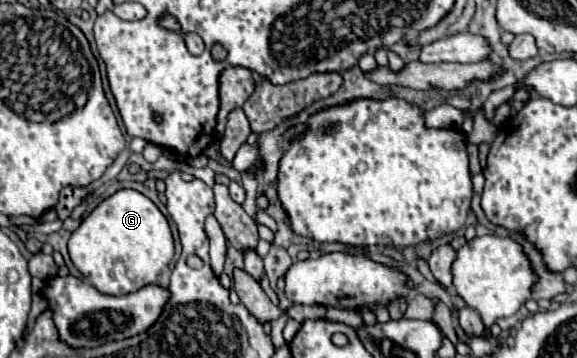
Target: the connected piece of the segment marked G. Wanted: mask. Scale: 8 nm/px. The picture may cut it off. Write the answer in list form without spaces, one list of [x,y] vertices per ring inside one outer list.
[[[121,189],[115,195],[107,197],[99,207],[95,207],[91,215],[85,217],[83,223],[73,231],[69,239],[69,255],[79,273],[97,291],[105,295],[125,295],[157,281],[159,273],[173,259],[173,237],[165,215],[157,209],[157,205],[151,199],[147,199],[143,193],[135,189]]]

